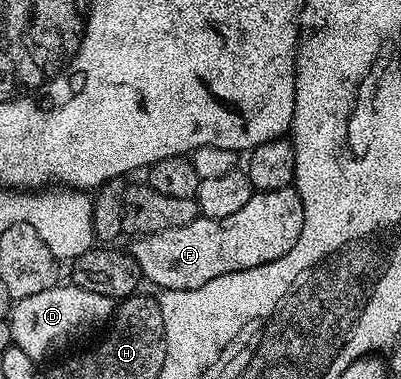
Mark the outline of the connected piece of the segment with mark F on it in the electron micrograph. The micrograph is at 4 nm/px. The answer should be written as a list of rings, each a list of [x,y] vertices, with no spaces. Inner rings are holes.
[[[293,186],[275,191],[257,191],[232,217],[223,219],[193,219],[188,225],[180,225],[180,229],[164,229],[160,233],[140,235],[128,247],[136,265],[140,265],[143,280],[147,284],[155,283],[162,291],[183,291],[184,289],[200,289],[200,285],[208,285],[216,277],[224,277],[224,273],[236,273],[244,269],[252,269],[256,265],[264,265],[268,261],[276,261],[276,257],[284,257],[292,245],[300,237],[300,229],[304,229],[304,205],[300,201]]]

